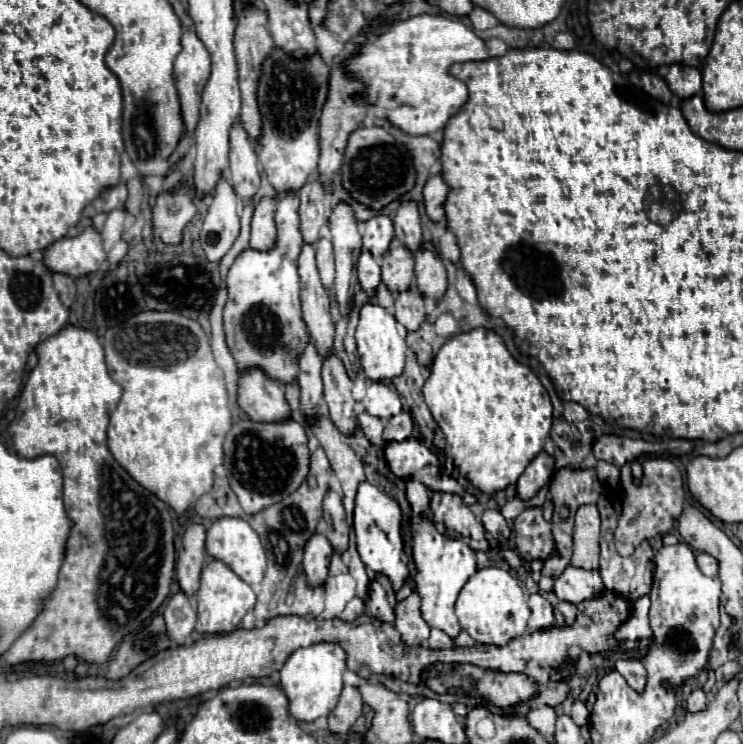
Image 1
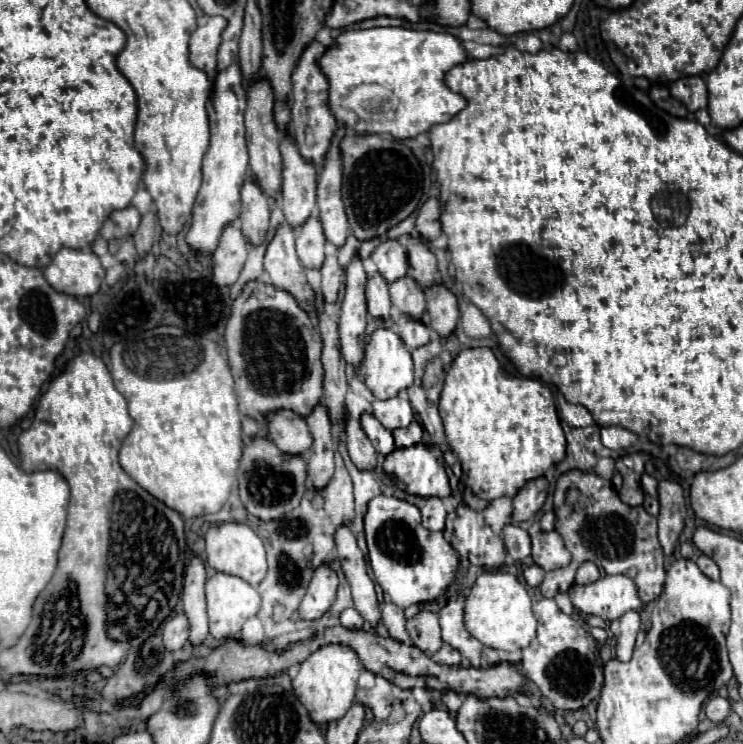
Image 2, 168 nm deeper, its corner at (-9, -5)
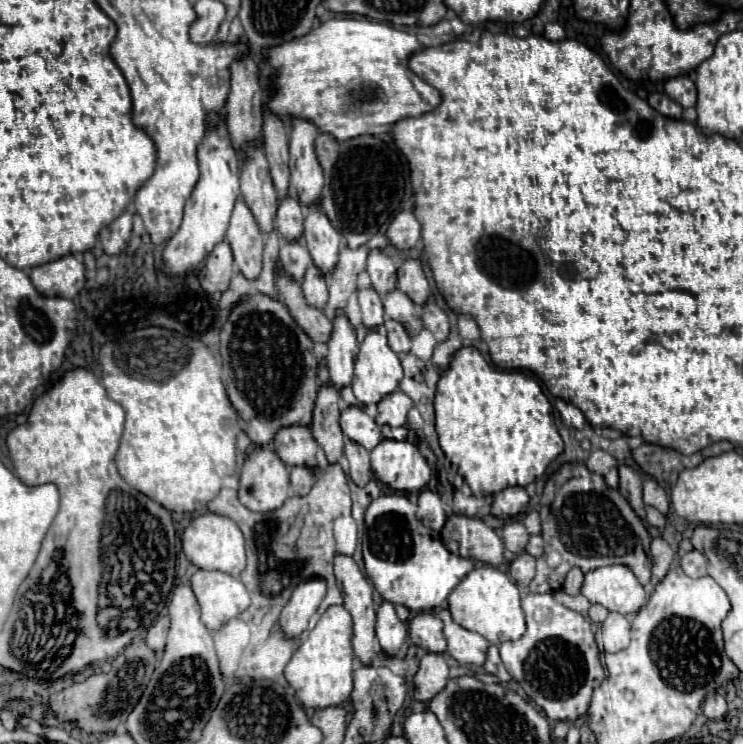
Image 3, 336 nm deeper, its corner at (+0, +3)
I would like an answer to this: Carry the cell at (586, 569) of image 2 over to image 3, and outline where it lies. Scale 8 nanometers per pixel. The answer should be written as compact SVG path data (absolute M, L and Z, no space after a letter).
M572 568L564 580L564 586L562 590L570 596L578 596L580 594L580 588L582 588L582 582L584 582L584 574L580 572L580 568Z

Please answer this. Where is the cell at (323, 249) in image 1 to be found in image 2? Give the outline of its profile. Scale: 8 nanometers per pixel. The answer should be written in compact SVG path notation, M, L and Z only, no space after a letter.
M329 254L321 266L321 292L323 292L323 298L325 302L335 302L337 300L337 294L339 294L339 286L341 286L341 280L343 280L343 268L337 260L335 254Z

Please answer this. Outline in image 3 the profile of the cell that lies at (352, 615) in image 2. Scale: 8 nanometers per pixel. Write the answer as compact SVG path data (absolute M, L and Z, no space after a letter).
M330 606L318 624L302 638L284 674L306 708L340 706L352 692L352 620L344 606Z

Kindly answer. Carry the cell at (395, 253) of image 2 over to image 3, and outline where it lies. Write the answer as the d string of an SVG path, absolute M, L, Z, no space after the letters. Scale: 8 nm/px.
M380 250L370 252L368 256L368 266L366 266L370 280L372 280L372 288L384 296L388 292L392 292L396 288L396 266L394 262L382 254Z

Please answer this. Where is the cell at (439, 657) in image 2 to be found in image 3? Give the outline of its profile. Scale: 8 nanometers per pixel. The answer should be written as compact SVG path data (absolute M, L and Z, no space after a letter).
M426 652L420 658L418 672L414 676L414 698L418 702L432 700L448 682L448 664L444 662L442 654Z

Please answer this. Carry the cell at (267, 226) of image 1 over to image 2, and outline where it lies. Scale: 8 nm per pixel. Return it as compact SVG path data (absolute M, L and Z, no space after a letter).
M287 222L277 226L273 240L267 244L265 272L277 288L283 288L293 296L299 296L299 300L303 300L303 308L311 308L313 290L295 254L295 234Z

